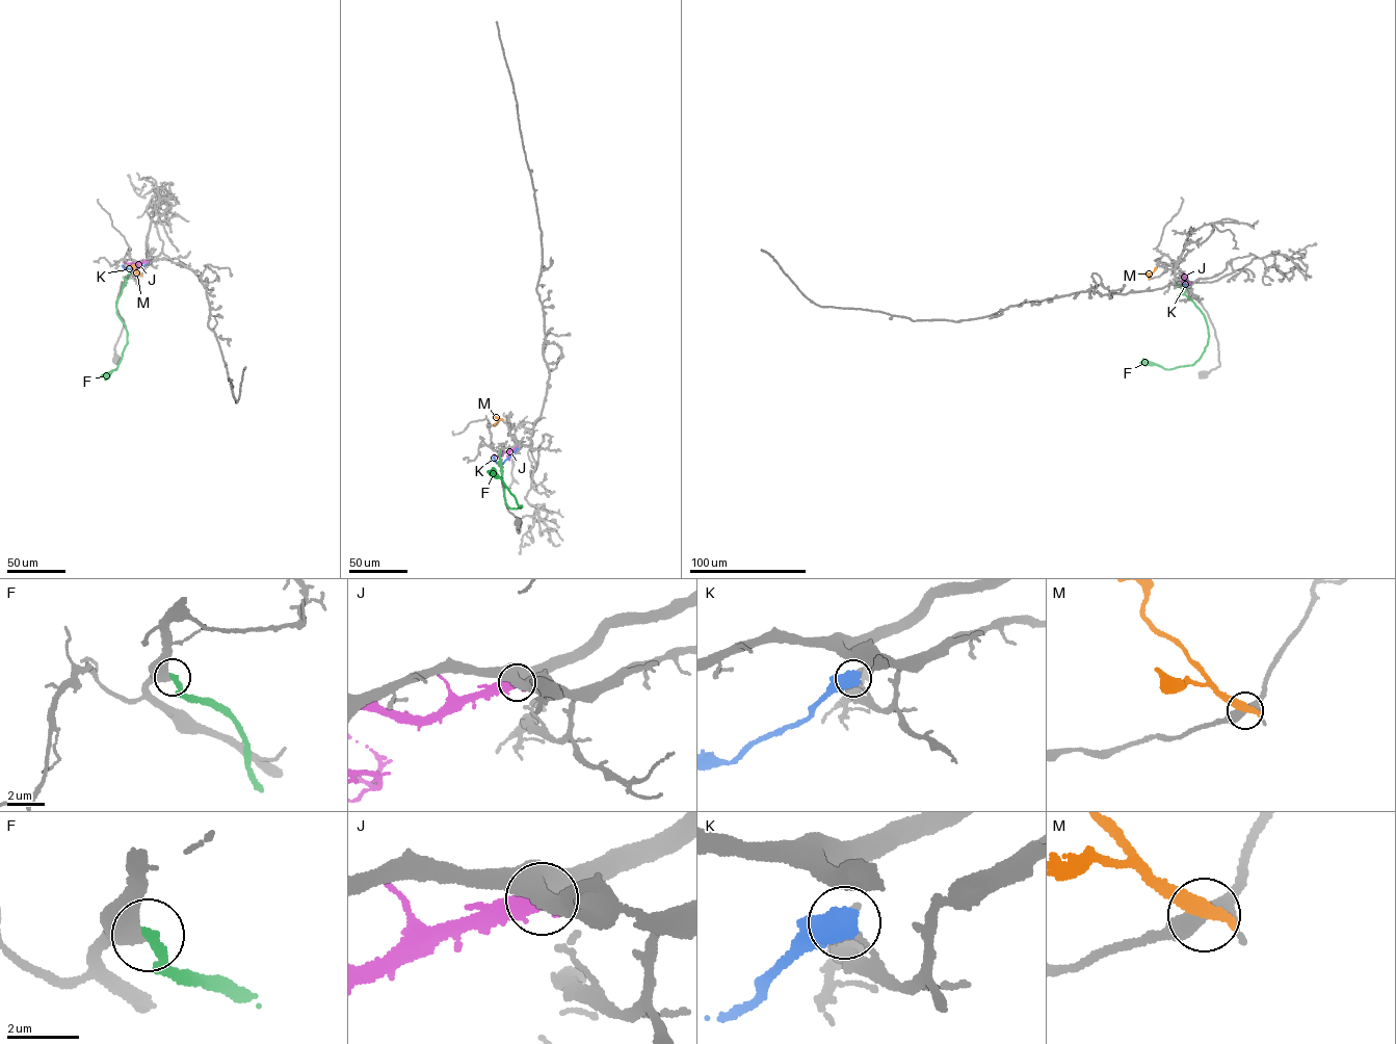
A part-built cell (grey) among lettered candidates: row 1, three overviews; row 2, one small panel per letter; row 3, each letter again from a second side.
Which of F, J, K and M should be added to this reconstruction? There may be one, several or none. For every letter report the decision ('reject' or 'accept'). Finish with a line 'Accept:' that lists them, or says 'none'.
F: reject
J: reject
K: reject
M: reject
Accept: none

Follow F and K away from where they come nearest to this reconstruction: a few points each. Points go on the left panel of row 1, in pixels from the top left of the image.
F: (130, 272), (116, 303), (116, 313), (125, 324), (128, 342), (116, 368), (101, 376)
K: (148, 262), (129, 269), (122, 265)

